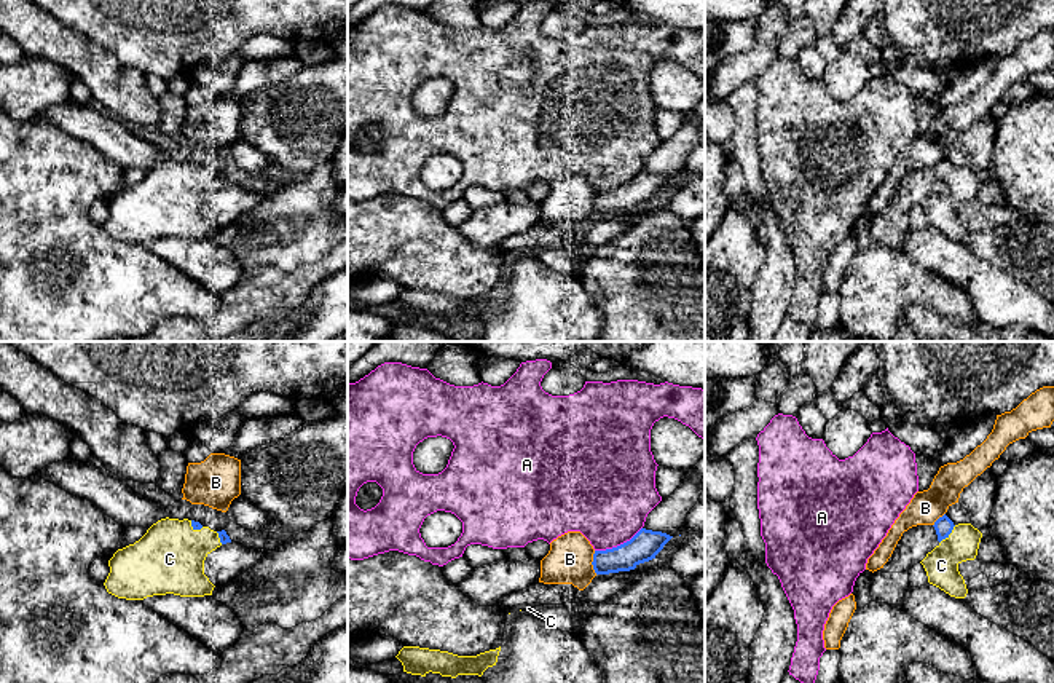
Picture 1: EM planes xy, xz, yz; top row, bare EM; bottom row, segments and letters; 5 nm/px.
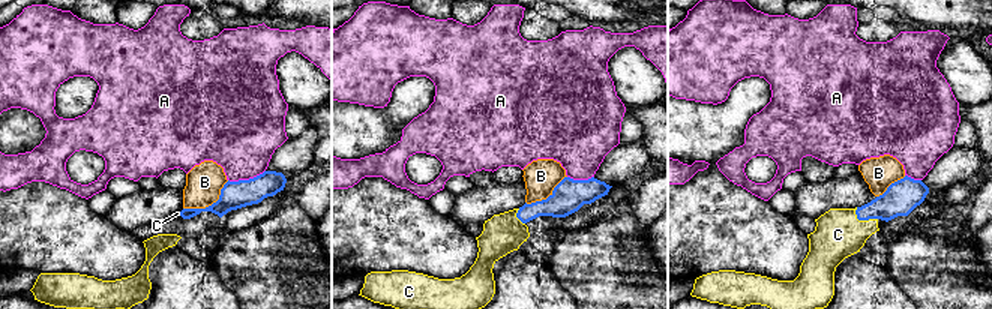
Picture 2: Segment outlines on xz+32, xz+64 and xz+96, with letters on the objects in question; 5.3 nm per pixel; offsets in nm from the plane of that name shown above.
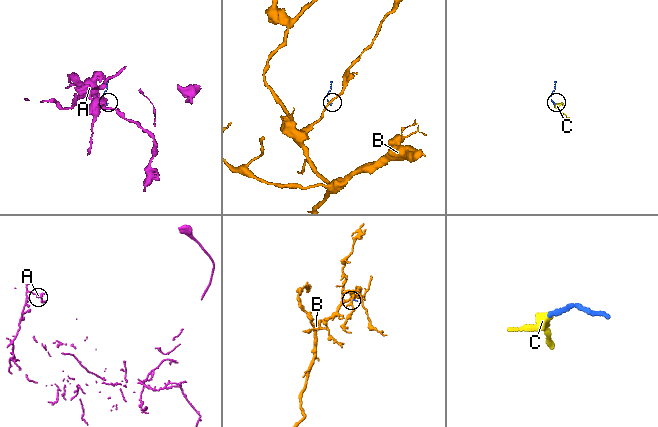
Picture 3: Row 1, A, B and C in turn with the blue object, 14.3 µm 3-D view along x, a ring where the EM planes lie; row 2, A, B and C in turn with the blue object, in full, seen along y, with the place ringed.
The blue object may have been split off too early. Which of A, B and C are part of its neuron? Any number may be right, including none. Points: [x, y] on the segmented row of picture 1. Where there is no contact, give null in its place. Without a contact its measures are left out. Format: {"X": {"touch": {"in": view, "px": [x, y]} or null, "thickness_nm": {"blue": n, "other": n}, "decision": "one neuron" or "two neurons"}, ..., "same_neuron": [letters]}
{"A": {"touch": {"in": "xz", "px": [617, 546]}, "thickness_nm": {"blue": 150, "other": 440}, "decision": "two neurons"}, "B": {"touch": {"in": "xz", "px": [592, 562]}, "thickness_nm": {"blue": 140, "other": 220}, "decision": "two neurons"}, "C": {"touch": {"in": "yz", "px": [947, 535]}, "thickness_nm": {"blue": 90, "other": 170}, "decision": "one neuron"}, "same_neuron": ["C"]}

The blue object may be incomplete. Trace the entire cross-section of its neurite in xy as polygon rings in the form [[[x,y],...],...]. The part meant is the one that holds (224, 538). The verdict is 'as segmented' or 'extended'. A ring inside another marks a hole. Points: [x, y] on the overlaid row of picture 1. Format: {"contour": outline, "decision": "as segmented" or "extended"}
{"contour": [[[161,519],[139,541],[113,554],[108,560],[110,573],[104,586],[108,594],[126,600],[144,600],[166,594],[180,597],[212,595],[215,586],[204,574],[204,560],[226,543],[231,539],[225,530],[214,531],[188,519]]], "decision": "extended"}

